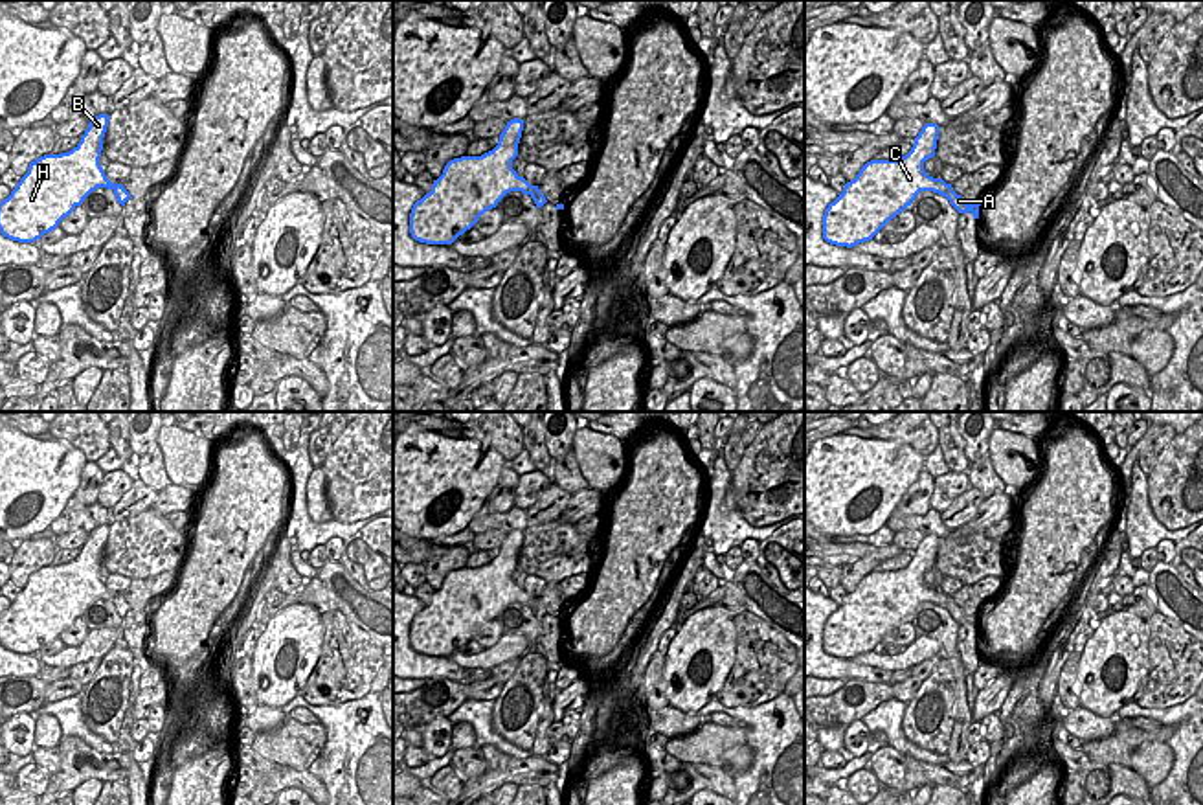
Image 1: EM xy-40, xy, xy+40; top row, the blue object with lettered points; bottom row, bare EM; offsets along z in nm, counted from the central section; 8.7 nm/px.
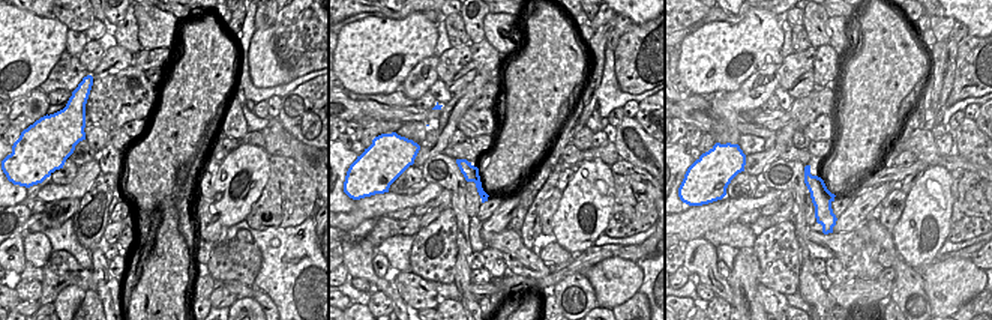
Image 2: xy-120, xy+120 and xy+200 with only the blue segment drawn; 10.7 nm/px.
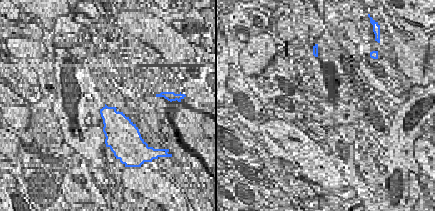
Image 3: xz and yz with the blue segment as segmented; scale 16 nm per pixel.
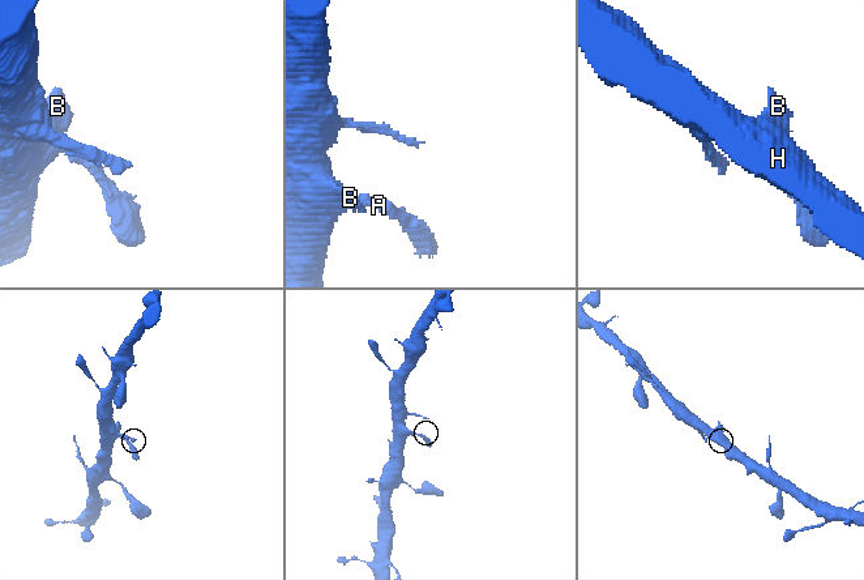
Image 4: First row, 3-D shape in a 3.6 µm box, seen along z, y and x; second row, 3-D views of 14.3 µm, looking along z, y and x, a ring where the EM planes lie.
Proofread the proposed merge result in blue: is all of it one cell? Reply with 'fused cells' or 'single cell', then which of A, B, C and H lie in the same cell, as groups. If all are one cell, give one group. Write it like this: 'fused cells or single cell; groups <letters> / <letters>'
single cell; groups A B C H

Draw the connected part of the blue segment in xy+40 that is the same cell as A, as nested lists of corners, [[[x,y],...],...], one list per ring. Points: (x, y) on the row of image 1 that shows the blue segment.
[[[926,123],[911,151],[896,160],[871,160],[867,162],[854,180],[847,182],[839,197],[828,204],[823,215],[823,239],[836,246],[852,248],[860,243],[872,241],[872,237],[898,213],[907,210],[920,191],[933,191],[950,200],[959,213],[972,213],[979,219],[981,204],[968,204],[957,195],[951,184],[942,178],[933,178],[924,171],[924,162],[935,156],[939,140],[939,125]]]

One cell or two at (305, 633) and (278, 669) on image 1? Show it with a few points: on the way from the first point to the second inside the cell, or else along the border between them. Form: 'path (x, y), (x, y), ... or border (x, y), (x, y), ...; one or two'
path (296, 642), (283, 660); one

